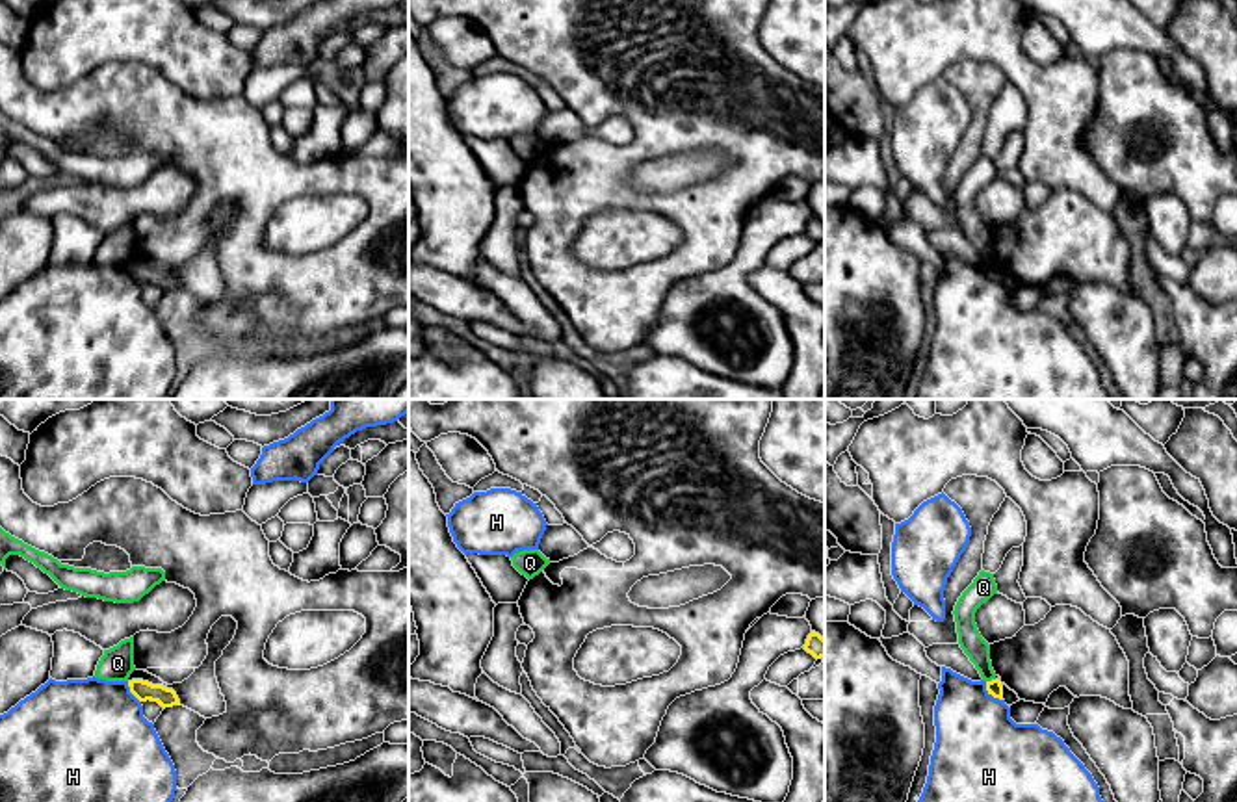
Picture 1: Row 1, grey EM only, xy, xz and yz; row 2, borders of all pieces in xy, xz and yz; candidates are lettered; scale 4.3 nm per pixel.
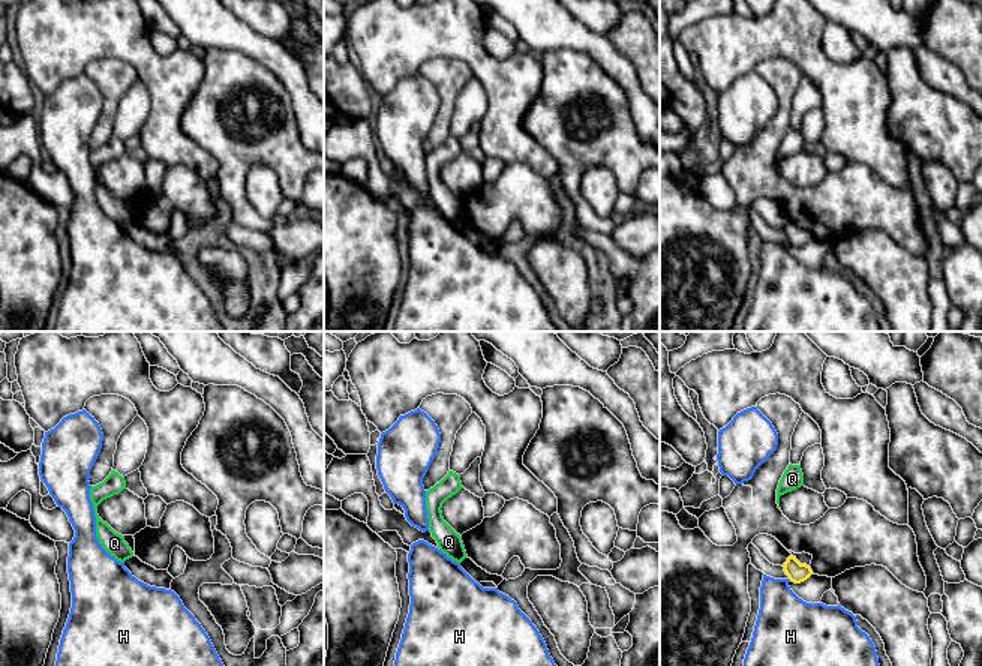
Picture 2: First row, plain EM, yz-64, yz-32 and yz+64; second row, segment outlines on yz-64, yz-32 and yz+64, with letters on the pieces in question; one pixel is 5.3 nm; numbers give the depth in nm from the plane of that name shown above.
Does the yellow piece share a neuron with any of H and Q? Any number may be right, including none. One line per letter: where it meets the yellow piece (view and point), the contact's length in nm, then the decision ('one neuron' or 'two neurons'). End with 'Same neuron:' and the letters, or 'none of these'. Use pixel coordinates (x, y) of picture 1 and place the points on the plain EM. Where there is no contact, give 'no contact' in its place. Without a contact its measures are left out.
H: contact yz (990, 277); length 120 nm; two neurons
Q: contact yz (992, 264); length 40 nm; two neurons
Same neuron: none of these

